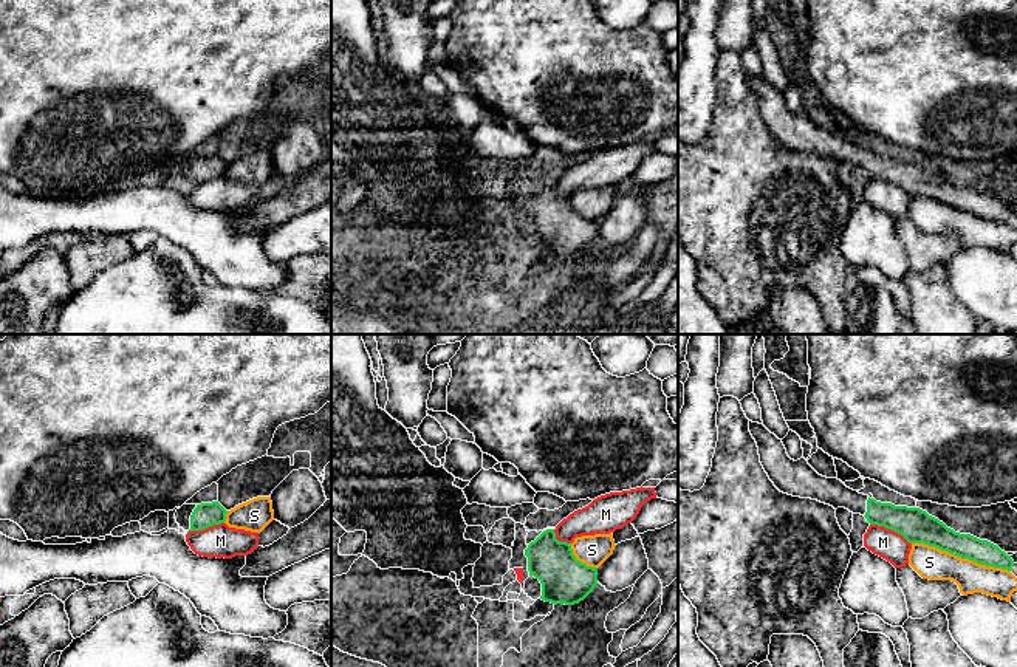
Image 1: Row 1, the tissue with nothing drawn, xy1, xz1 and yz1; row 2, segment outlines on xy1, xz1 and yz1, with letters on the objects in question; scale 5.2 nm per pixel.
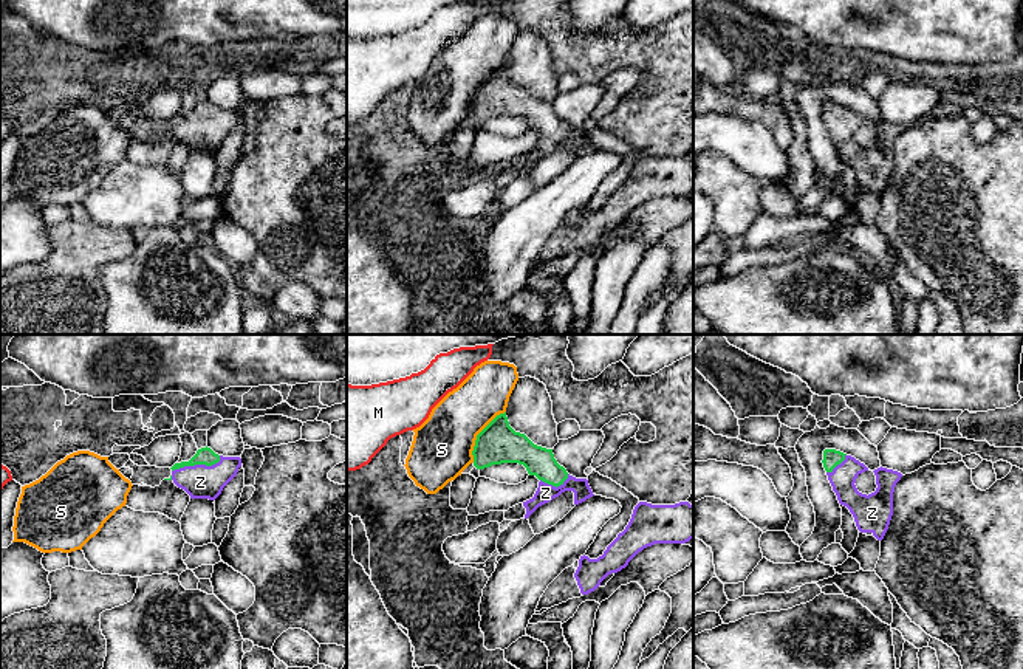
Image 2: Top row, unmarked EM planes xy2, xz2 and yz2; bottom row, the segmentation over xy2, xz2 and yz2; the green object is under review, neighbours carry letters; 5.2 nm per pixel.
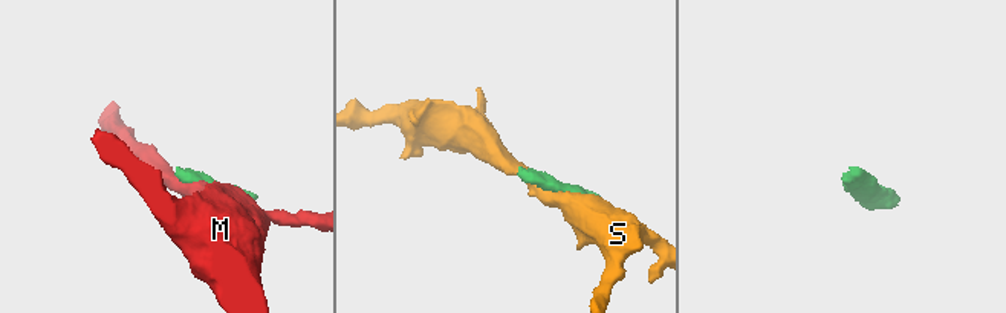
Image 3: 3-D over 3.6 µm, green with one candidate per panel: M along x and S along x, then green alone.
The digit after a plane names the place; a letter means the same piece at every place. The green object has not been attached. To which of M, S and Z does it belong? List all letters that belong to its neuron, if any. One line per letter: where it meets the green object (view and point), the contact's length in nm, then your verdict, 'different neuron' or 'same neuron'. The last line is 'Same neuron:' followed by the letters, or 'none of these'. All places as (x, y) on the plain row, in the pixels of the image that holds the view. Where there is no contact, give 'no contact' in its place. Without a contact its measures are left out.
M: yz1 (890, 181) | 240 nm | different neuron
S: yz1 (962, 211) | 550 nm | different neuron
Z: xy2 (197, 116) | 260 nm | same neuron
Same neuron: Z

